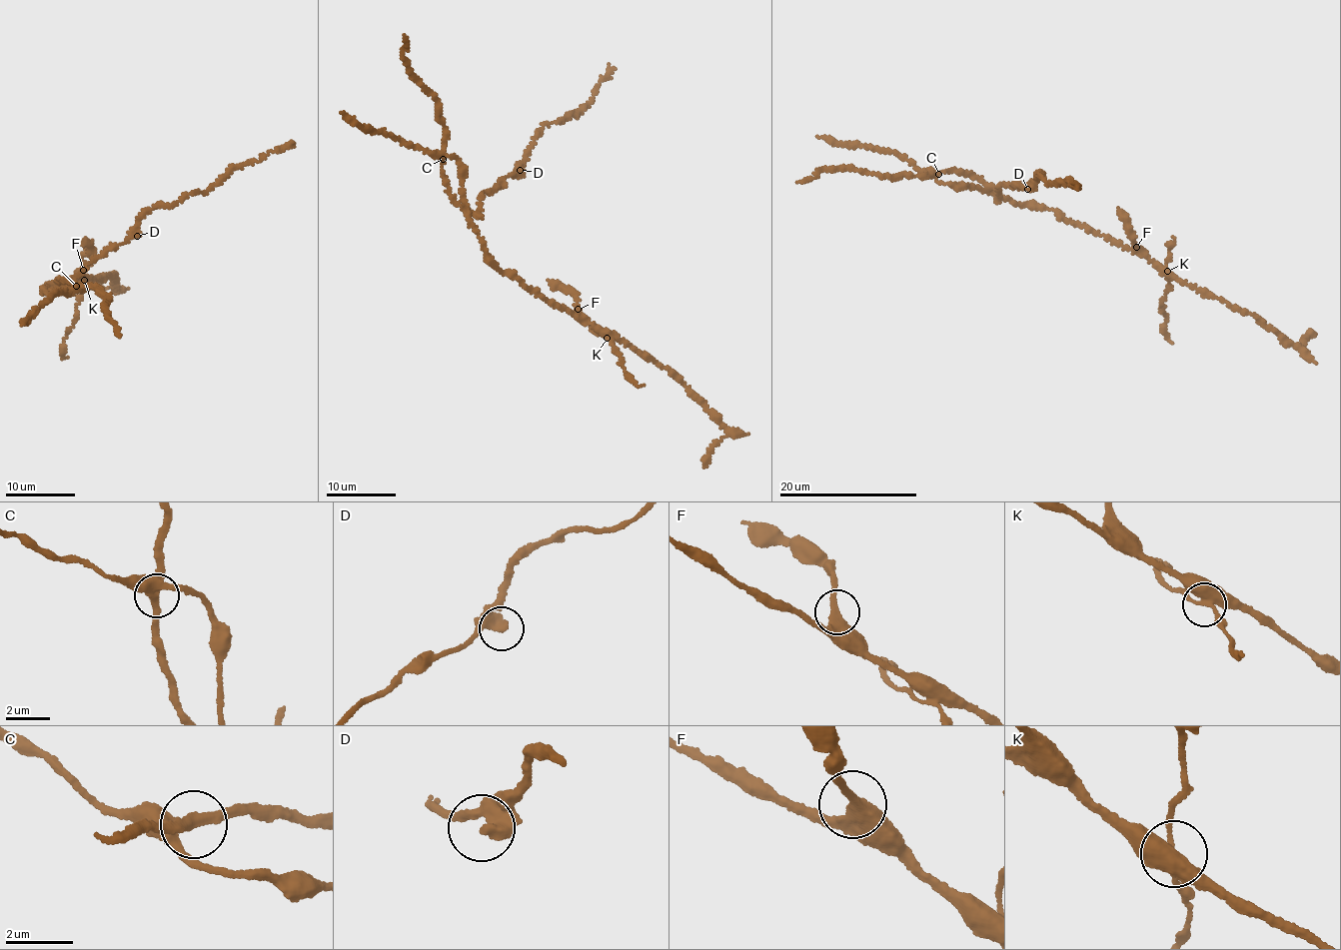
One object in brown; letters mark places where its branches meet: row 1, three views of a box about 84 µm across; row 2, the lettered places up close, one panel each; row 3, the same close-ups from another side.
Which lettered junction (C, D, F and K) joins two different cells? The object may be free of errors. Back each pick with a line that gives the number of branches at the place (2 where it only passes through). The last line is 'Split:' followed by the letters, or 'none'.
K: 4 branches meet
Split: K

